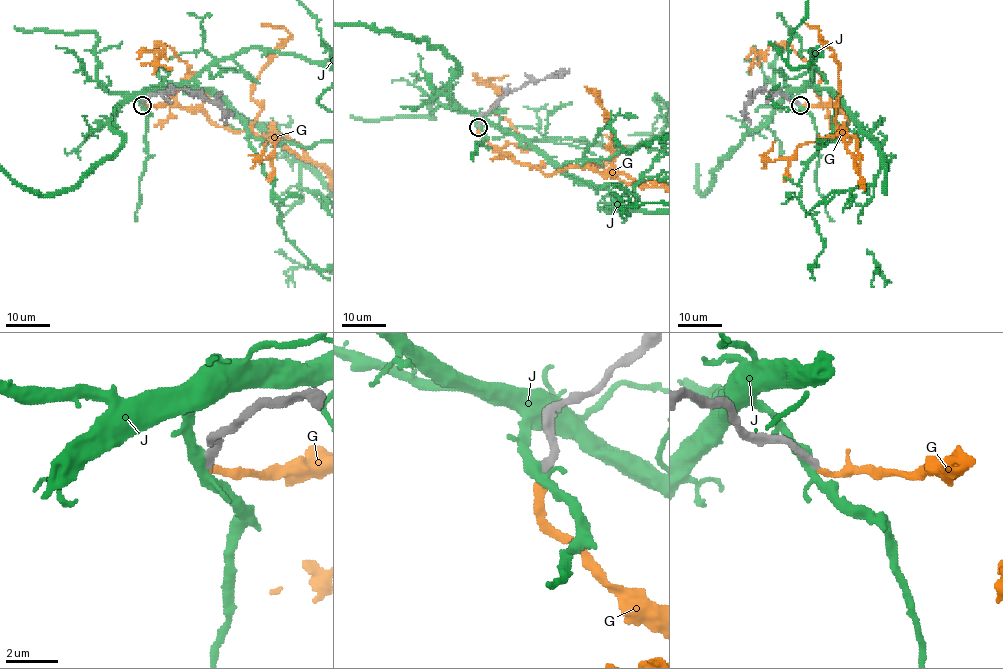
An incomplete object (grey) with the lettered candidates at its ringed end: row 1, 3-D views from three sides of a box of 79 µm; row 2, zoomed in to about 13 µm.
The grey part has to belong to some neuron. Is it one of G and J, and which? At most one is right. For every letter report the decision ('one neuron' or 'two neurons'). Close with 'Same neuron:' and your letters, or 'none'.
G: one neuron
J: two neurons
Same neuron: G

